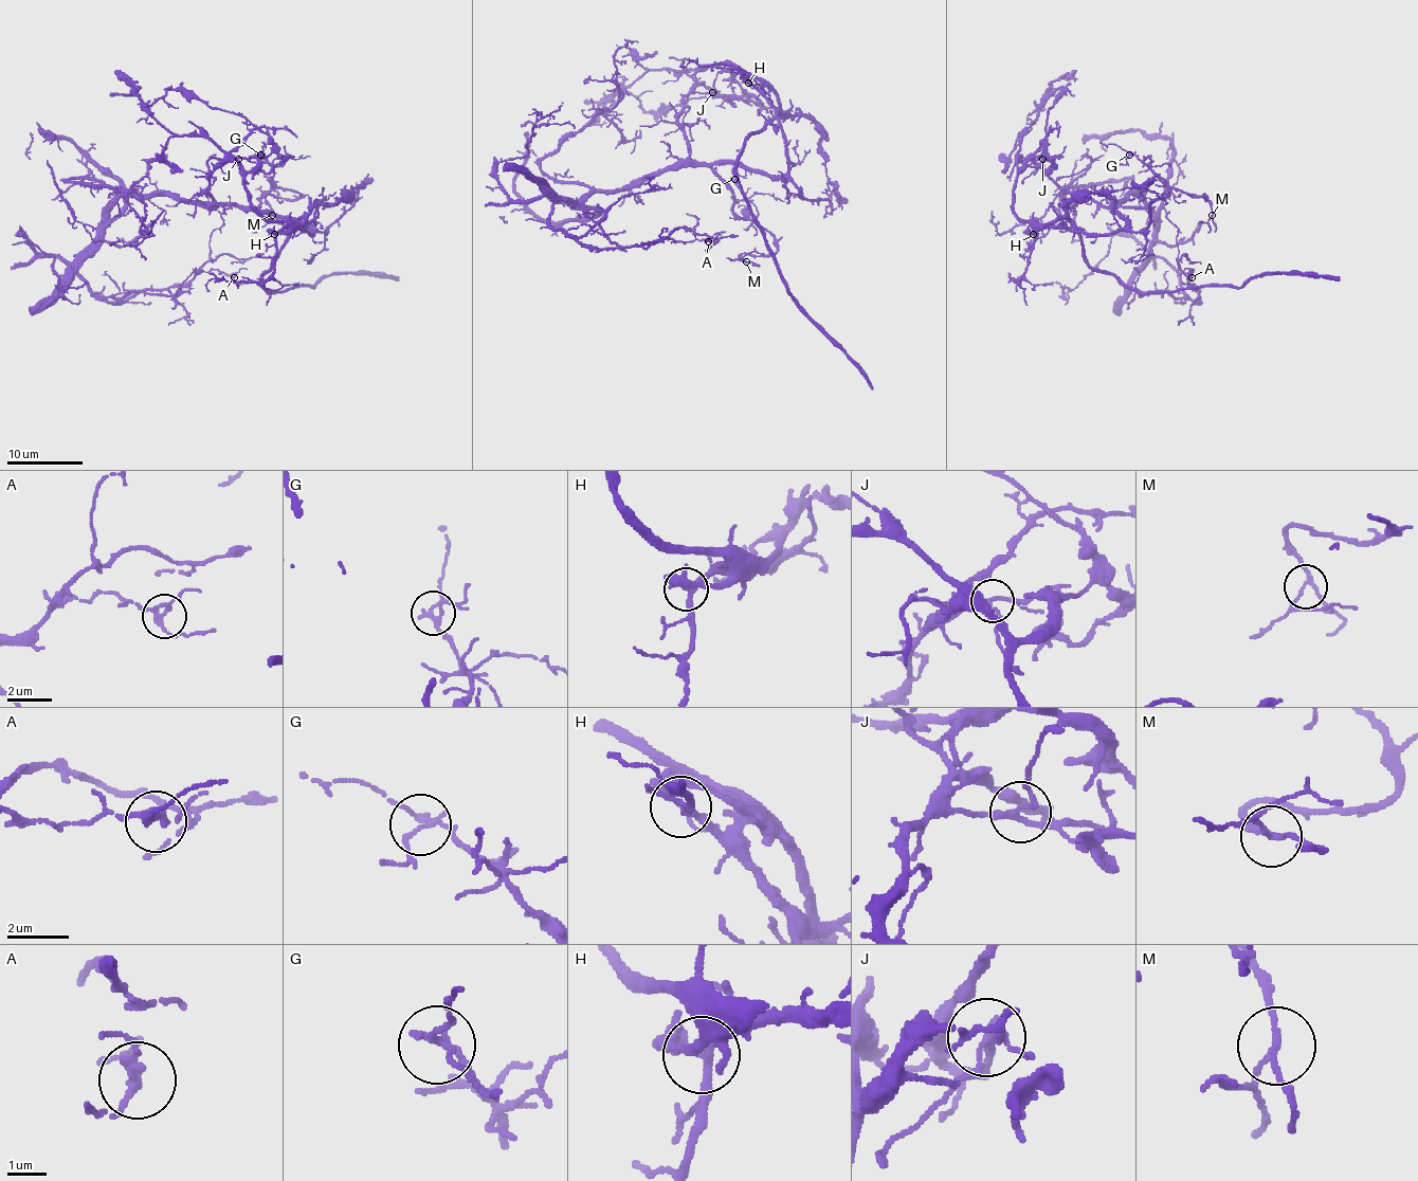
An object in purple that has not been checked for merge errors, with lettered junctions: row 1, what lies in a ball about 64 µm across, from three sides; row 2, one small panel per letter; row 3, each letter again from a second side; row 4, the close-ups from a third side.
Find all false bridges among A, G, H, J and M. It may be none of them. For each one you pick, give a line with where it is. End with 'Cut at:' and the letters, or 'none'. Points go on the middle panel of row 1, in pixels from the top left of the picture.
H: (748, 83)
Cut at: H

